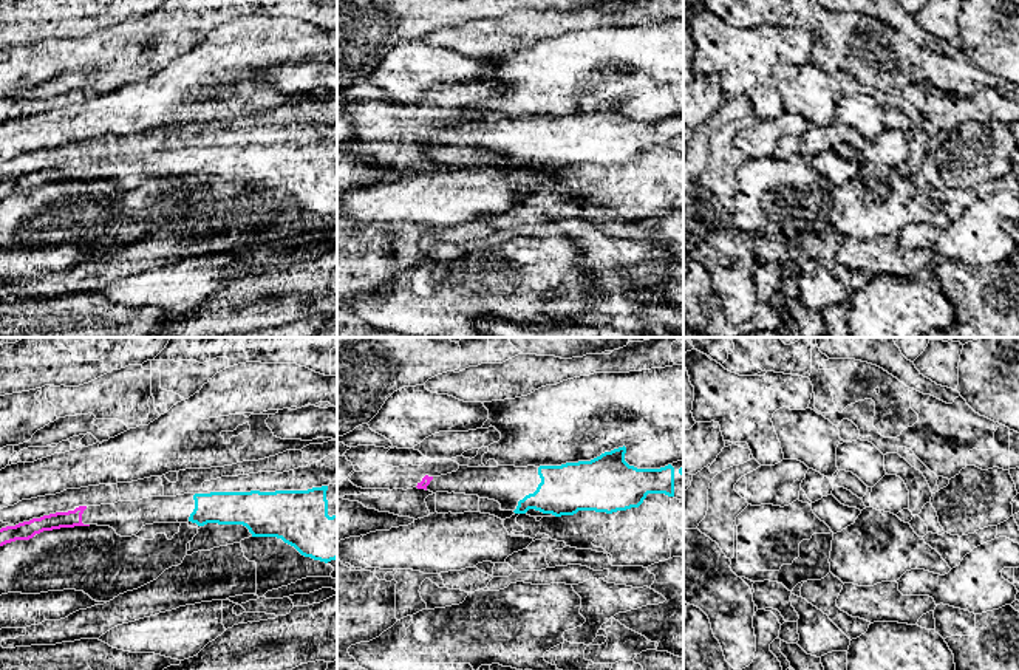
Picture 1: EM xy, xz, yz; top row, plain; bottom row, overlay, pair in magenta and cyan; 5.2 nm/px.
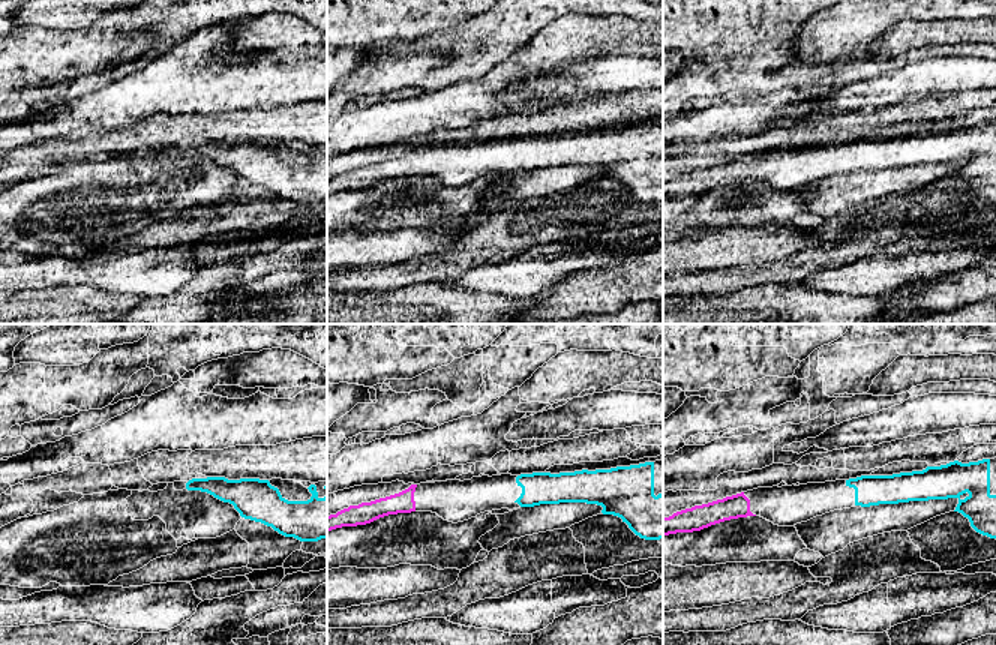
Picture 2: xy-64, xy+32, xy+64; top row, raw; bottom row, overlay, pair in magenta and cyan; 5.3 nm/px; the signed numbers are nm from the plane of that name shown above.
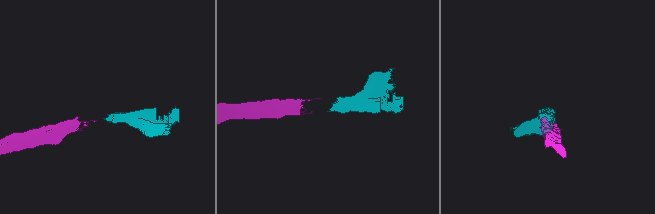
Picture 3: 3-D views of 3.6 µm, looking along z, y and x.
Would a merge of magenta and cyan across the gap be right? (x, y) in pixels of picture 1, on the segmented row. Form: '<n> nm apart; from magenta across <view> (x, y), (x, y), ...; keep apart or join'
460 nm apart; from magenta across xz (432, 478), (514, 511); join

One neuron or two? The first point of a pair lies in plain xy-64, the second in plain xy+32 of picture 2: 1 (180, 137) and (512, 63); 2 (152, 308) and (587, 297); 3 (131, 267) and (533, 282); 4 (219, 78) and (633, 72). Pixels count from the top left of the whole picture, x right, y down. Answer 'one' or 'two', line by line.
1: two
2: one
3: one
4: two

